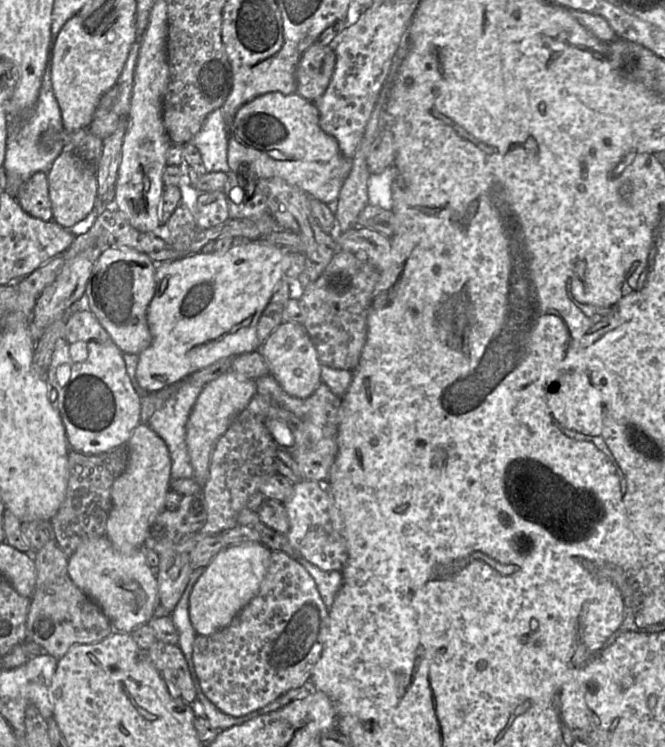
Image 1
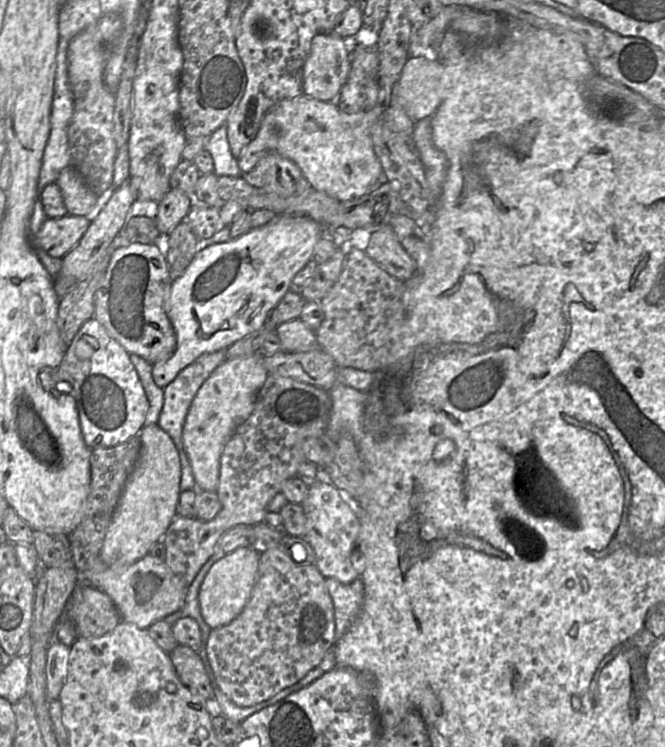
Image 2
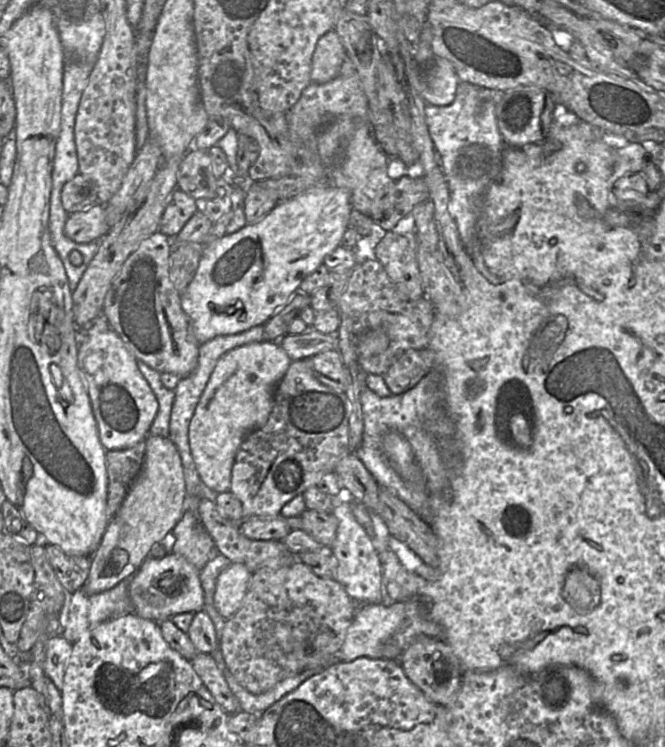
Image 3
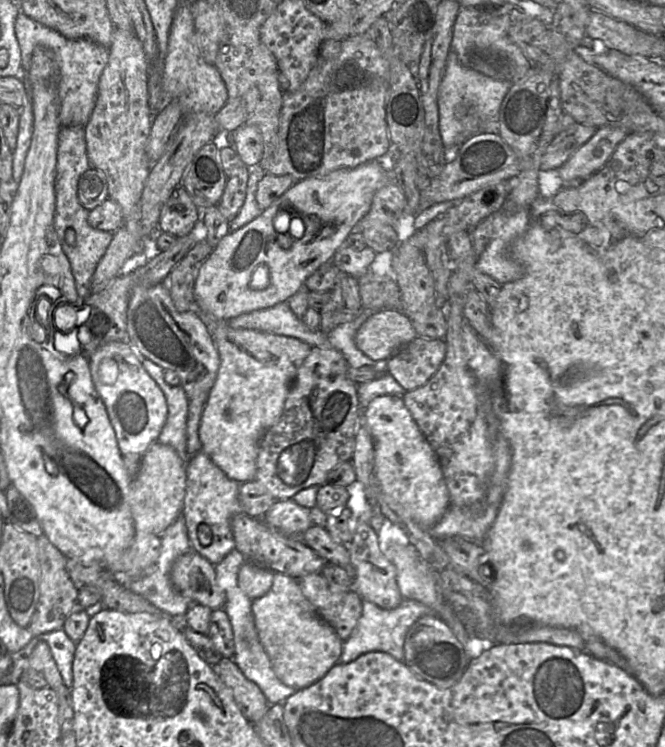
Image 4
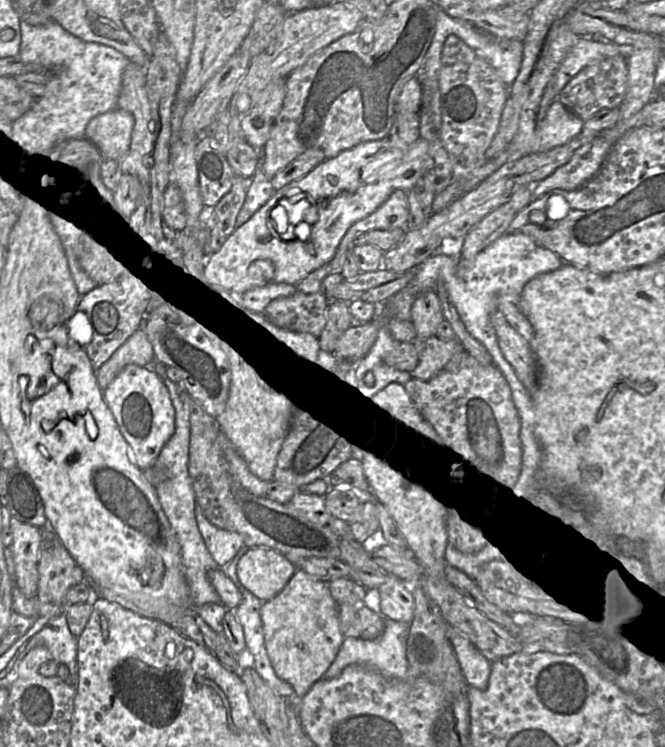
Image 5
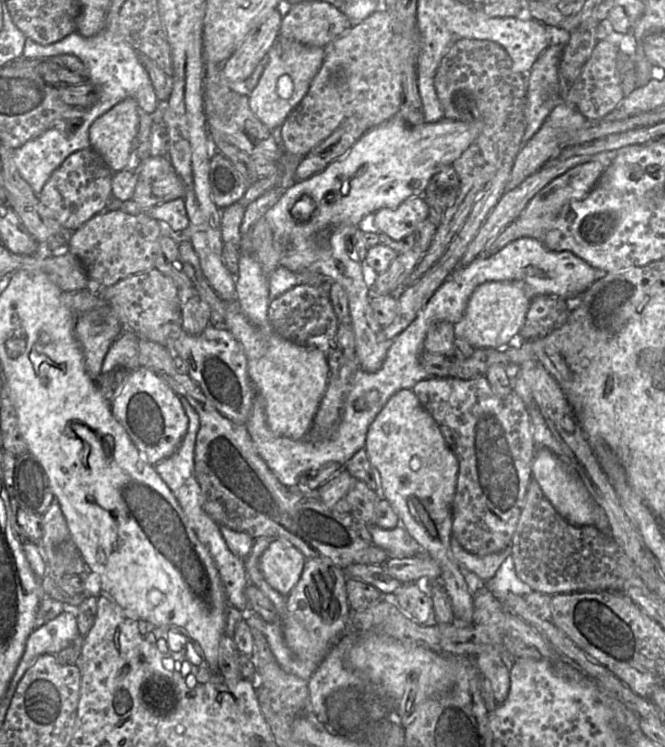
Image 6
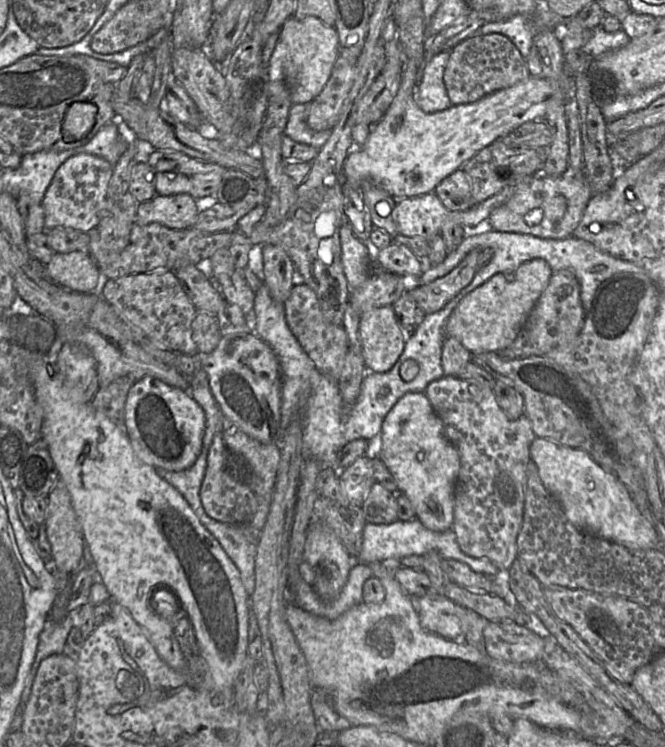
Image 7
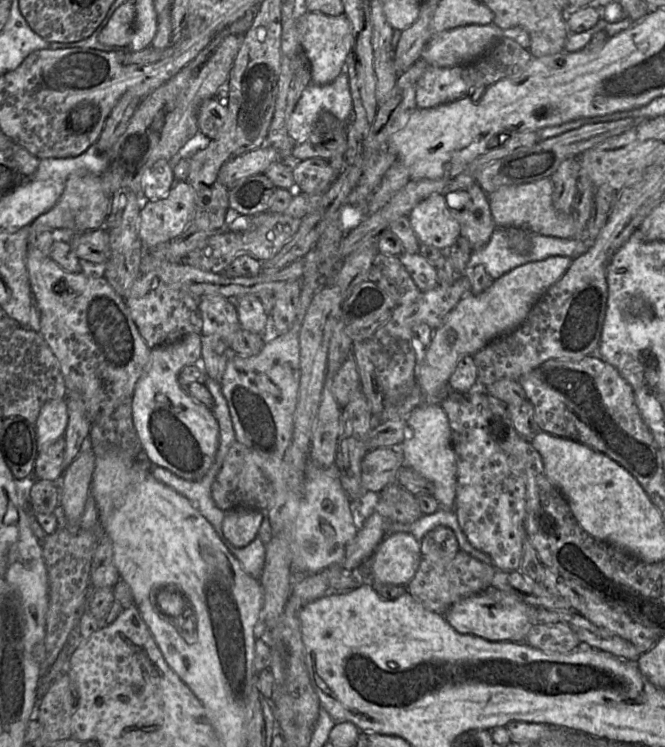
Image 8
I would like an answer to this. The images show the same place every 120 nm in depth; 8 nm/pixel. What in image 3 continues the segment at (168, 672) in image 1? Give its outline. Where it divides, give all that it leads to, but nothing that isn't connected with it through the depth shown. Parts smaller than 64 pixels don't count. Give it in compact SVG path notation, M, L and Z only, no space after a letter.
M199 652L190 662L206 688L228 715L242 712L239 700L211 655Z

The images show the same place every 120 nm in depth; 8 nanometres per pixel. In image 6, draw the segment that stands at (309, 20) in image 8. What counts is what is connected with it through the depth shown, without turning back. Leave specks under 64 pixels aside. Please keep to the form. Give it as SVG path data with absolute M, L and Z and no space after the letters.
M278 37L267 52L265 68L249 94L249 108L271 131L280 127L307 94L310 84L321 68L324 47L308 46L285 37Z

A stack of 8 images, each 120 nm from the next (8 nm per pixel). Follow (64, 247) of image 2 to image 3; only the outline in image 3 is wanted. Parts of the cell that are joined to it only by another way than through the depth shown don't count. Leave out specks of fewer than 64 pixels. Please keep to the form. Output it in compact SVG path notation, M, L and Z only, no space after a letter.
M95 204L87 210L69 214L64 233L74 242L89 243L102 239L110 229L104 205Z

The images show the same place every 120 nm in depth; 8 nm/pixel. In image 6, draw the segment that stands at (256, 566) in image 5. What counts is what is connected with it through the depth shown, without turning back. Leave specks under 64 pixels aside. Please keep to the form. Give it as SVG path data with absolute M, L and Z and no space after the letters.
M273 539L259 559L265 581L287 596L300 579L306 558L290 542Z

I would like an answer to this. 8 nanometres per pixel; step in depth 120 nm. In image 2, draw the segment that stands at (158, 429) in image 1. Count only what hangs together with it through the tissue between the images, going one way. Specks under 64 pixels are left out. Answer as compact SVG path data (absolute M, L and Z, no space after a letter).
M220 349L212 353L203 354L191 364L189 364L186 368L184 368L171 383L169 383L165 388L163 388L164 403L157 425L171 437L179 453L181 465L181 491L193 490L196 486L192 468L187 454L185 452L182 440L183 426L187 413L189 411L194 397L196 396L203 383L214 372L214 370L225 361L226 349Z

